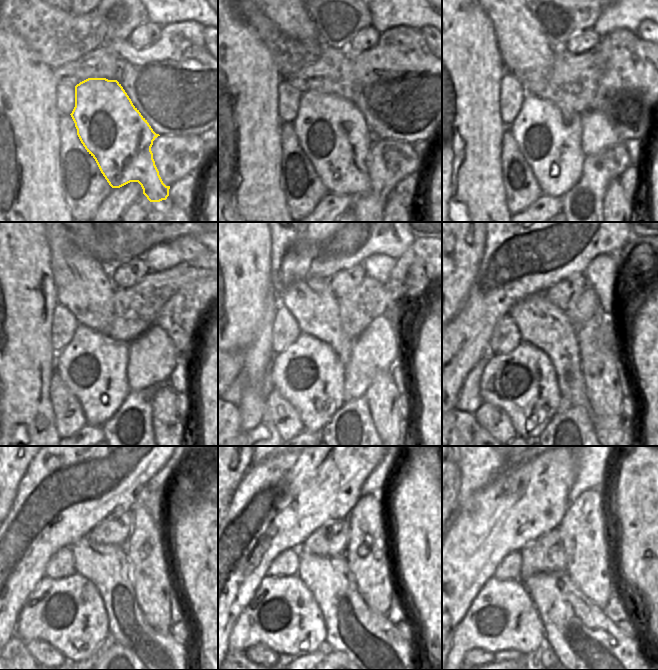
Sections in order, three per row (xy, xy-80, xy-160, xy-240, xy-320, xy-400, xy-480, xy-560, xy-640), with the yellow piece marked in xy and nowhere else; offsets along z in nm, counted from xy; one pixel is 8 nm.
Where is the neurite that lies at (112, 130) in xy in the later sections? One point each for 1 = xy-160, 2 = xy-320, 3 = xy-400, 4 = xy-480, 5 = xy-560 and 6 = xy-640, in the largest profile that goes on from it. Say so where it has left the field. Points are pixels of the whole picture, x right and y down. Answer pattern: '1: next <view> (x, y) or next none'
1: next xy-160 (550, 142)
2: next xy-320 (309, 374)
3: next xy-400 (523, 383)
4: next xy-480 (68, 613)
5: next xy-560 (283, 614)
6: next xy-640 (502, 616)

